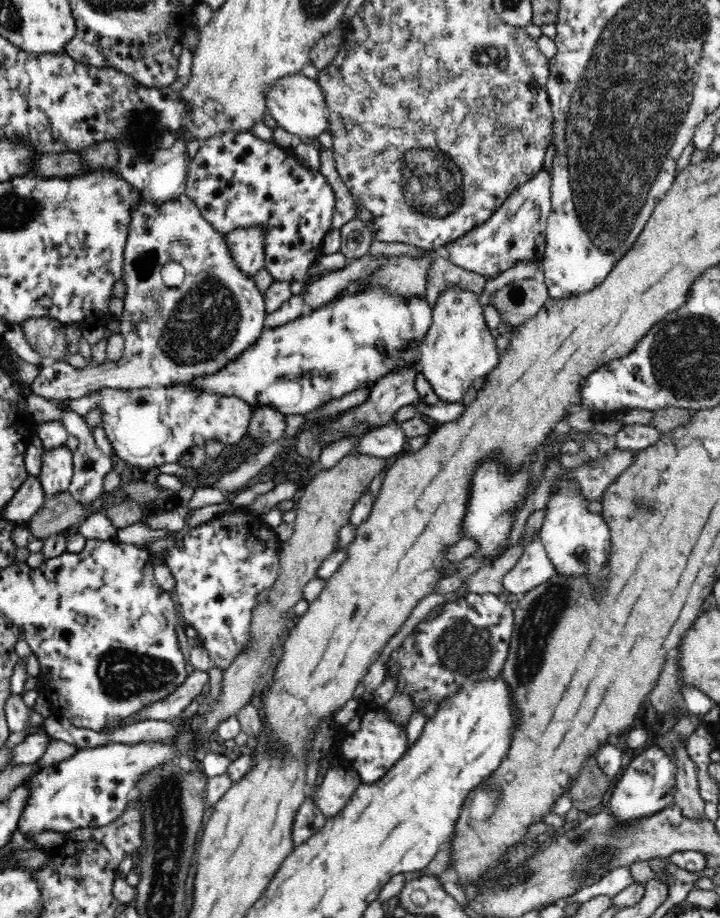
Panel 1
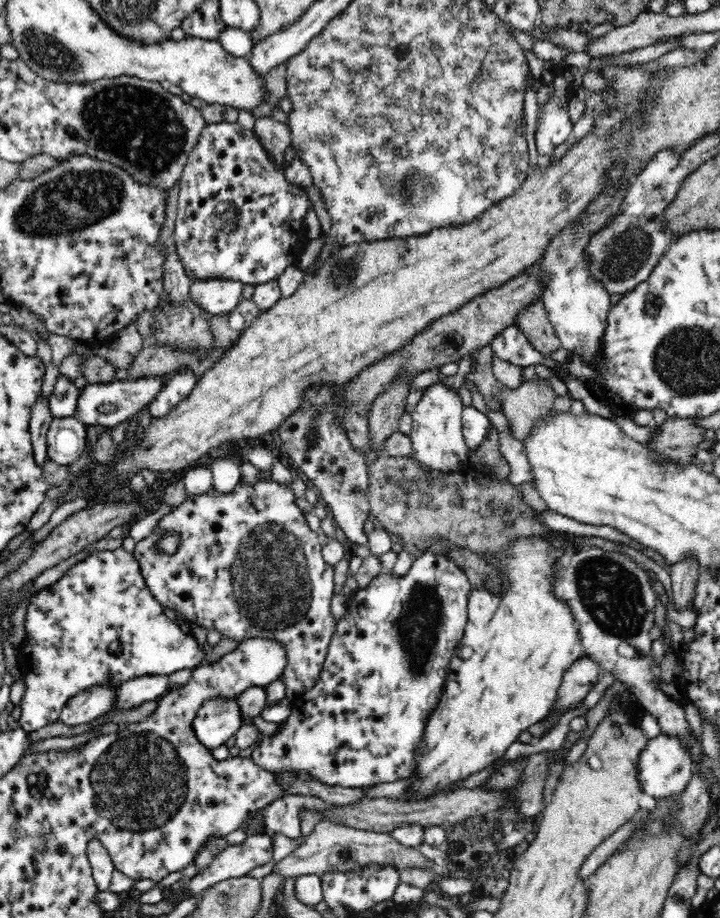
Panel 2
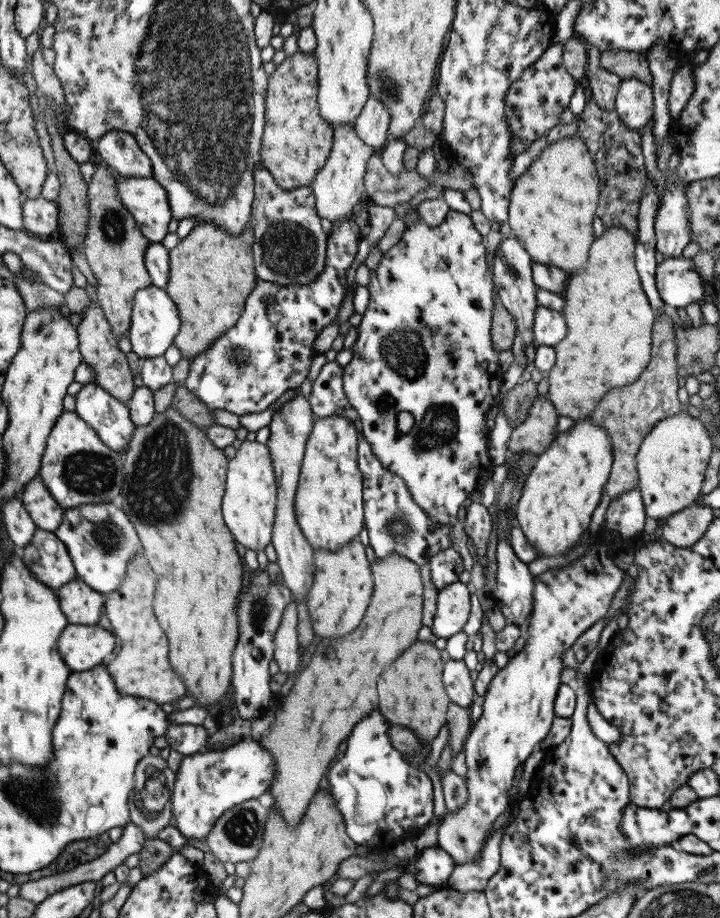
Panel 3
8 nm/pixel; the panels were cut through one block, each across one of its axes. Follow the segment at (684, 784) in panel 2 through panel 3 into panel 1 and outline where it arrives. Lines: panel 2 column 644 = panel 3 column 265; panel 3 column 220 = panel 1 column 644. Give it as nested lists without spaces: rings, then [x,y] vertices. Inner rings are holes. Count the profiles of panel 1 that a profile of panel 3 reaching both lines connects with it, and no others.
[[[653,746],[644,749],[632,758],[608,801],[608,811],[620,823],[633,823],[633,820],[650,816],[667,806],[674,804],[676,765],[672,758],[661,747]]]

